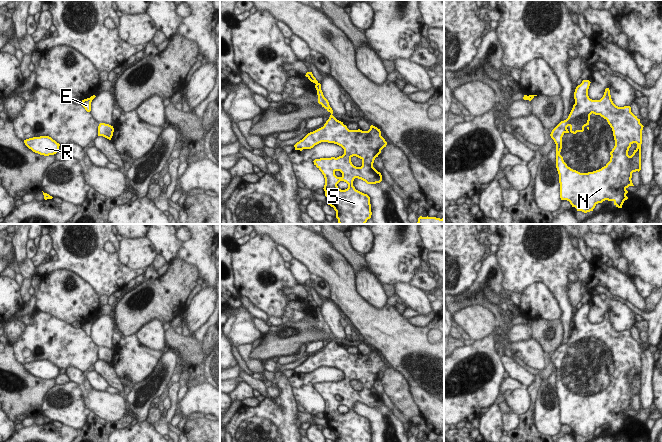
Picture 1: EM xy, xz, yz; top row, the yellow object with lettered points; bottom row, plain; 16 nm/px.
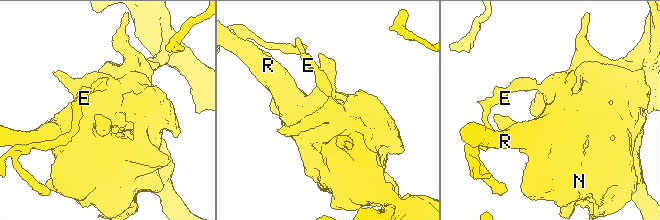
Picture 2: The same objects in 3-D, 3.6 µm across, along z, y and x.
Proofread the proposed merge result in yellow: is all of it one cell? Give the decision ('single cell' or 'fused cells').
fused cells

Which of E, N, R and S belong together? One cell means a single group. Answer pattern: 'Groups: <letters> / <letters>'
Groups: E / N R S.

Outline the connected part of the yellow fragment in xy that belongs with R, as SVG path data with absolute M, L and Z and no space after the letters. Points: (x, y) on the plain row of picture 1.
M49 360L33 361L24 364L25 369L40 379L54 379L59 375L60 368Z

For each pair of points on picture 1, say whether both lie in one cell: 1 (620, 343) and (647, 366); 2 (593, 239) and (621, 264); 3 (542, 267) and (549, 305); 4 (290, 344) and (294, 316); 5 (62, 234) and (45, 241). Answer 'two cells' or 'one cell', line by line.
1: two cells
2: one cell
3: two cells
4: two cells
5: two cells

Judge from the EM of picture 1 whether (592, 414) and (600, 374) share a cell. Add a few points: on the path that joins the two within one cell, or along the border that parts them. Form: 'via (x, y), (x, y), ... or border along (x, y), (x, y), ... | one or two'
via (592, 404), (592, 384) | one

